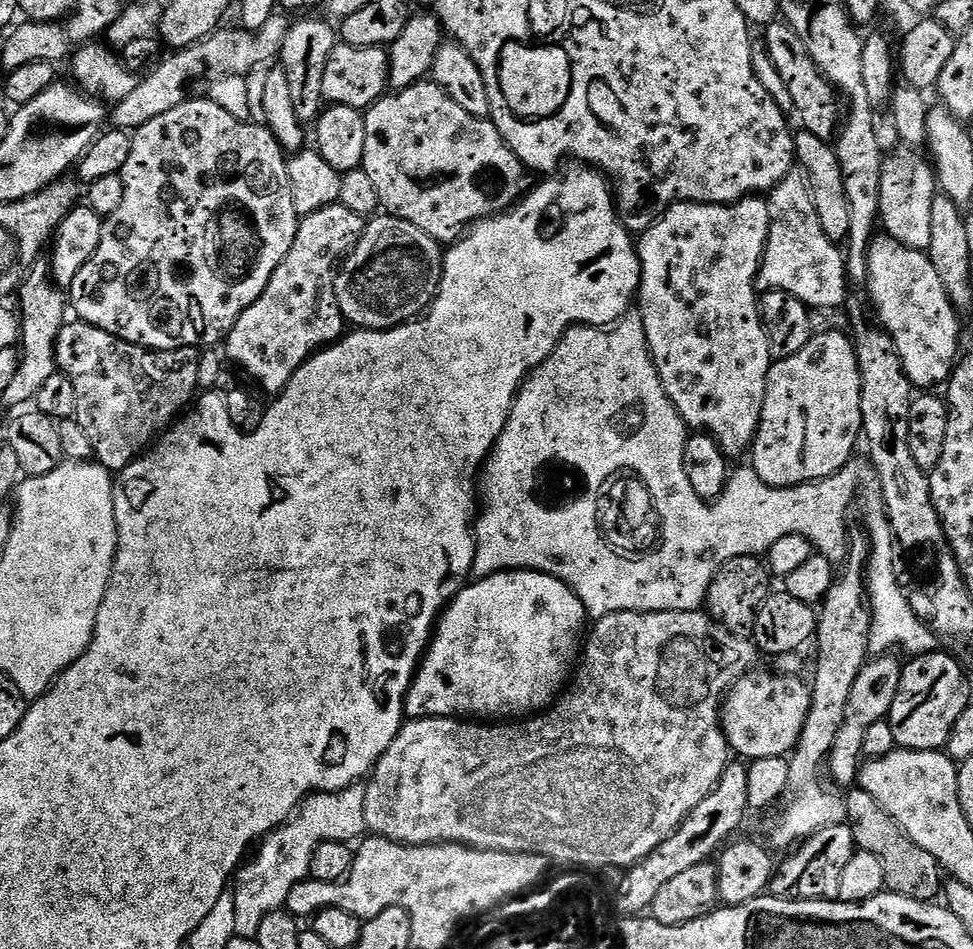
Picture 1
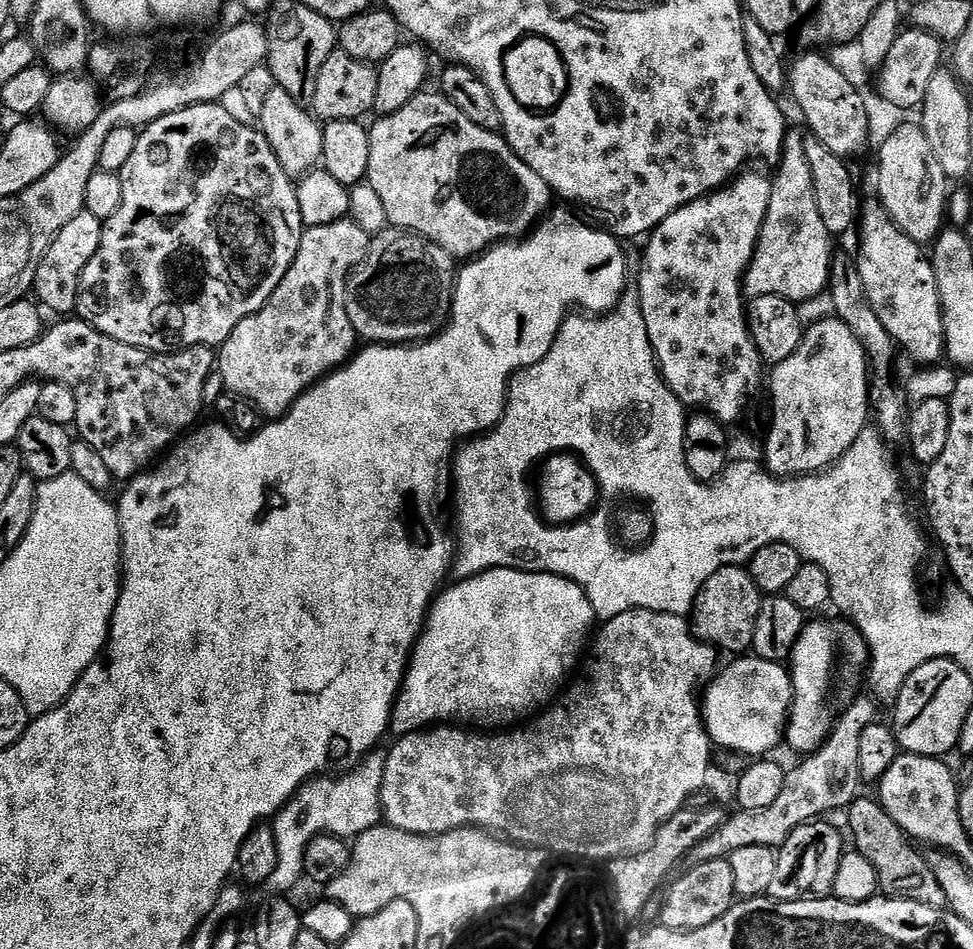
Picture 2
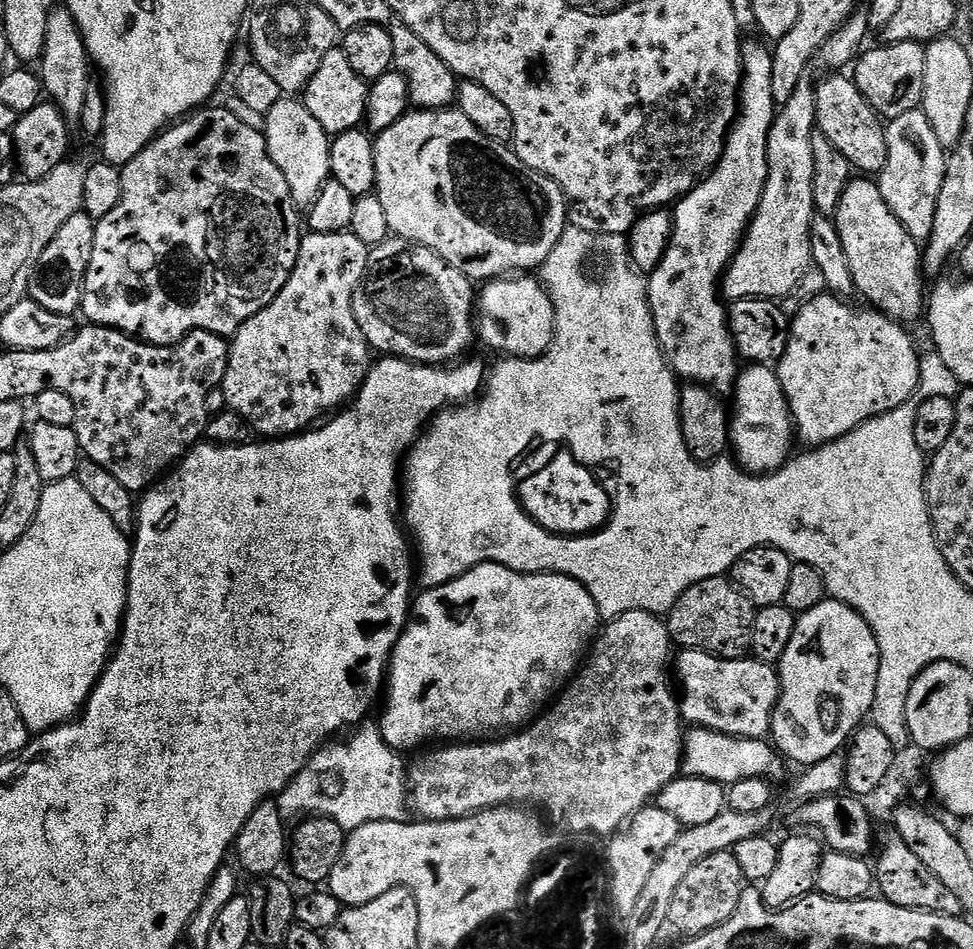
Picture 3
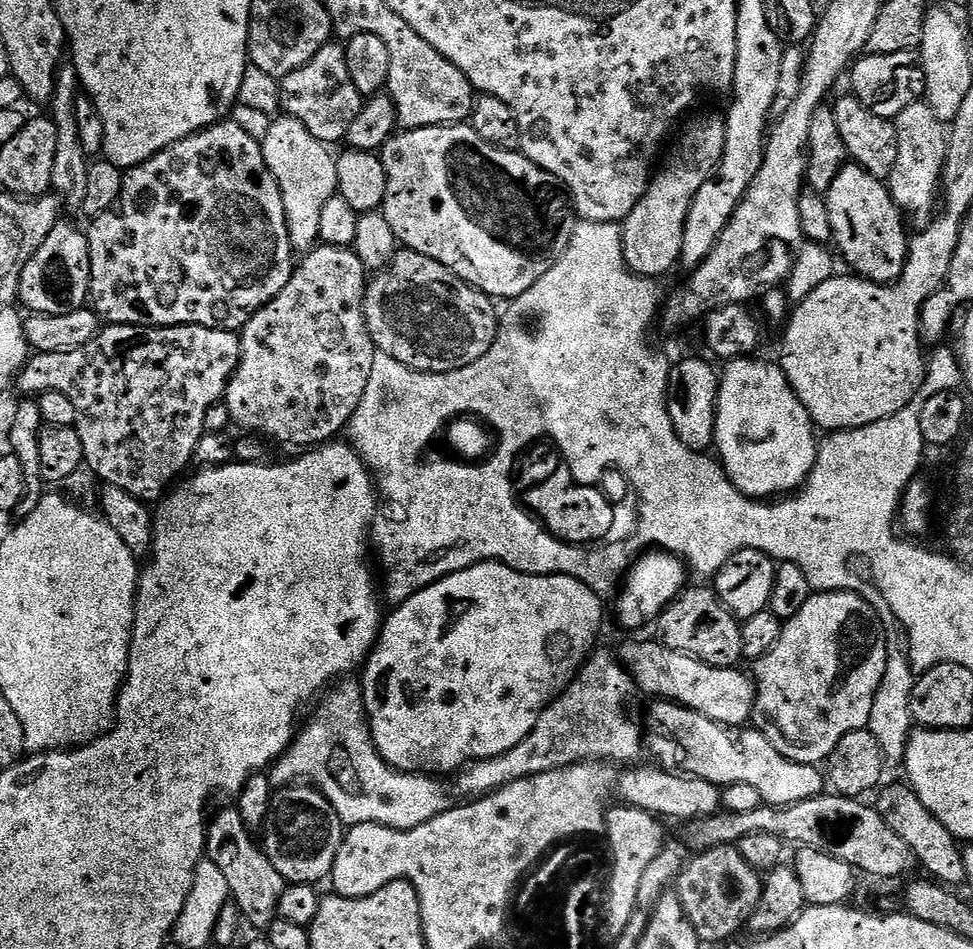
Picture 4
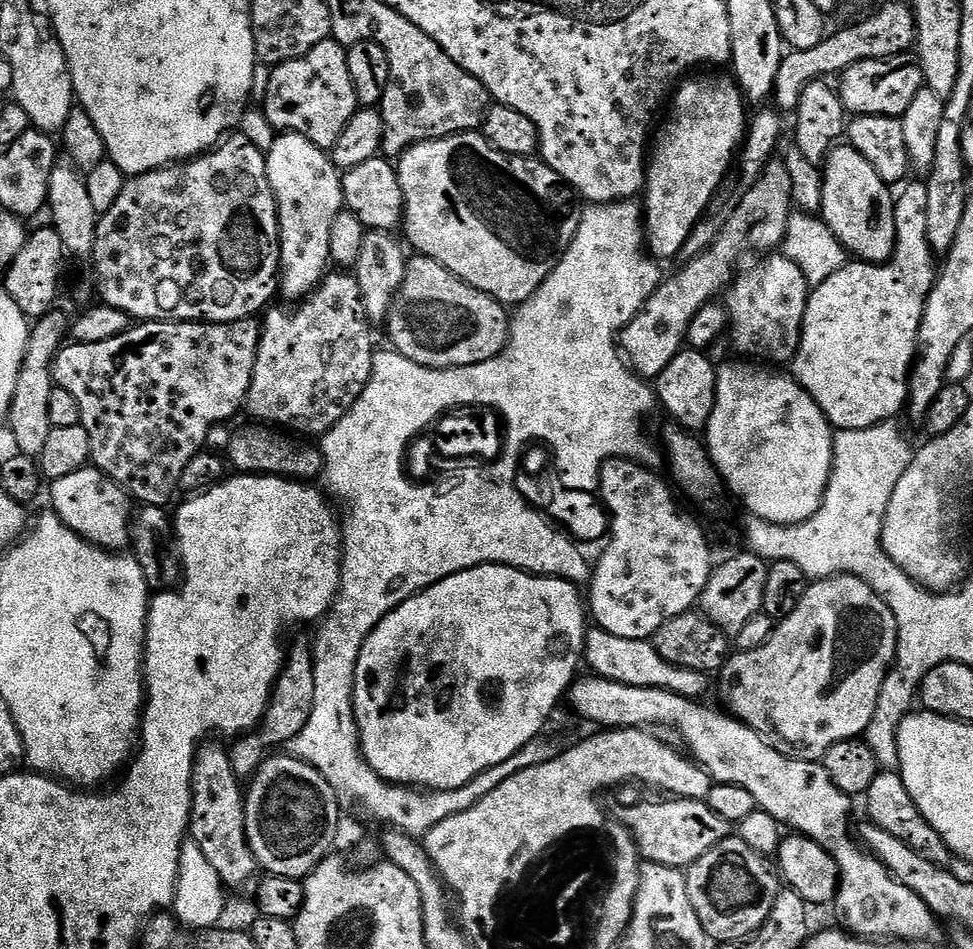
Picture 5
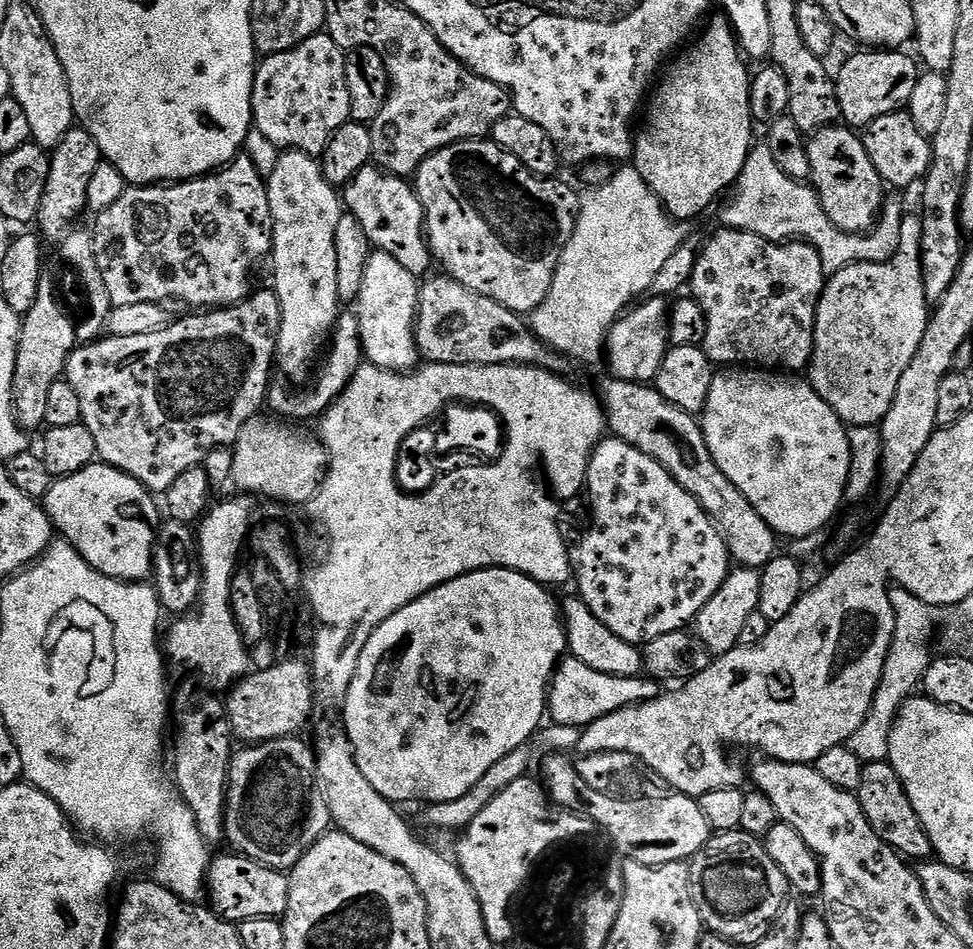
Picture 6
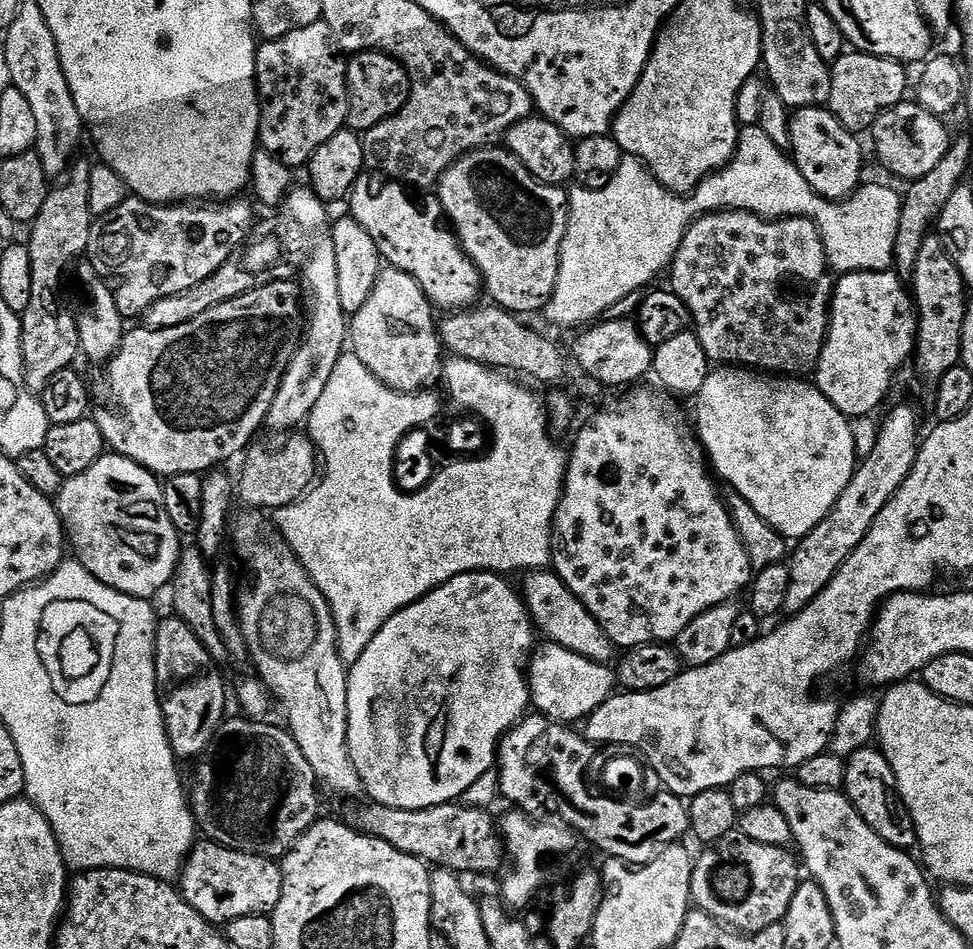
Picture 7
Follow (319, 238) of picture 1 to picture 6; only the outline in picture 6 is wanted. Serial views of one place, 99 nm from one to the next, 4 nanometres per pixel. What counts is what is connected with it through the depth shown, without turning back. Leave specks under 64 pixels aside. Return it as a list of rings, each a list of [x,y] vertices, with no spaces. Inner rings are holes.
[[[341,315],[340,319],[336,321],[334,331],[331,333],[330,347],[319,365],[318,375],[315,377],[311,387],[307,390],[289,390],[287,387],[284,387],[285,389],[276,388],[277,386],[269,387],[268,399],[266,401],[267,407],[269,409],[272,407],[273,410],[271,409],[271,411],[277,417],[287,418],[292,422],[310,422],[306,420],[312,419],[315,421],[317,418],[323,417],[332,403],[344,393],[346,386],[352,381],[353,374],[360,369],[361,363],[360,323],[356,321],[355,315]],[[331,344],[332,349],[330,349]],[[287,390],[292,392],[287,392]],[[308,390],[309,392],[304,392]]]

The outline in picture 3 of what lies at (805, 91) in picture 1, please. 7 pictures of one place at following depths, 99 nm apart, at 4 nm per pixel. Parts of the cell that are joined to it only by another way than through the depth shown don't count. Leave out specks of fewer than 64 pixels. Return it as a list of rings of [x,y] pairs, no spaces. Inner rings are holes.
[[[844,74],[834,76],[816,87],[816,125],[819,133],[844,155],[860,174],[878,174],[886,166],[888,133],[881,117],[866,102],[855,81]]]

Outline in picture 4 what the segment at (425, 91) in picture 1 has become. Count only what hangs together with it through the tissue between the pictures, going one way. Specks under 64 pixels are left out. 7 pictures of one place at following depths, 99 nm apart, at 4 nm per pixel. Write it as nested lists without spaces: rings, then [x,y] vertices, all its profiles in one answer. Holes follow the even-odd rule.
[[[467,123],[397,131],[391,140],[385,142],[379,158],[384,163],[388,179],[382,211],[386,222],[390,222],[390,230],[394,230],[397,241],[409,252],[426,254],[426,258],[434,258],[434,262],[442,262],[442,266],[458,274],[458,278],[462,278],[479,292],[484,292],[497,301],[511,302],[518,299],[522,294],[526,294],[526,290],[530,290],[530,286],[534,286],[534,282],[538,282],[538,278],[542,278],[542,274],[546,274],[546,270],[553,268],[566,250],[574,226],[578,222],[576,209],[572,206],[572,197],[562,181],[554,178],[554,174],[539,168],[534,162],[530,162],[530,158],[526,158],[519,150],[511,152],[502,150],[498,146],[490,146],[490,142],[482,142],[482,138],[478,138],[476,131]]]

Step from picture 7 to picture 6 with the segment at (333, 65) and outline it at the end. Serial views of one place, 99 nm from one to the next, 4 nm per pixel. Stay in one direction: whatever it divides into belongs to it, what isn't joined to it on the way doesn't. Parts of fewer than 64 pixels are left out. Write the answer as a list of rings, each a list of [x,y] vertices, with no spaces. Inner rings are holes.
[[[317,34],[306,38],[298,46],[294,46],[290,50],[282,50],[273,56],[264,56],[256,65],[256,77],[254,78],[254,90],[252,91],[252,122],[255,131],[266,134],[266,138],[270,138],[270,142],[274,142],[274,146],[281,150],[291,150],[293,152],[304,152],[307,156],[323,157],[326,146],[330,142],[330,138],[338,131],[343,124],[352,120],[352,107],[350,106],[350,86],[346,82],[346,62],[348,57],[345,49],[338,46],[338,42],[334,42],[334,38],[327,34]]]

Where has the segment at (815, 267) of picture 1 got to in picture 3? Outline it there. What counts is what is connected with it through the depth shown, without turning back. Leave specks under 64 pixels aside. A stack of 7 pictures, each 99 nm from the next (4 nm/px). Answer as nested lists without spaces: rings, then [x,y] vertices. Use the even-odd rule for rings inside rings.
[[[804,75],[798,82],[798,90],[790,97],[790,102],[779,105],[776,121],[770,130],[768,143],[768,177],[766,190],[762,194],[762,202],[748,224],[740,248],[732,263],[728,265],[727,272],[722,277],[722,292],[729,301],[738,300],[775,300],[777,302],[786,296],[793,295],[800,283],[813,267],[812,246],[810,232],[812,218],[817,215],[814,206],[814,138],[818,134],[816,125],[816,87],[811,75]]]

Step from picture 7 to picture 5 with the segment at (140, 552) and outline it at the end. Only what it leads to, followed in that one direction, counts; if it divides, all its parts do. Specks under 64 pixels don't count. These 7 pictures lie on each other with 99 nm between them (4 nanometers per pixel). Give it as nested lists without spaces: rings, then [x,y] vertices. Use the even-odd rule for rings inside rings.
[[[89,466],[74,474],[66,474],[66,478],[51,481],[50,488],[51,511],[84,540],[109,550],[124,550],[129,547],[134,504],[128,493],[107,474],[100,472],[95,466]]]

